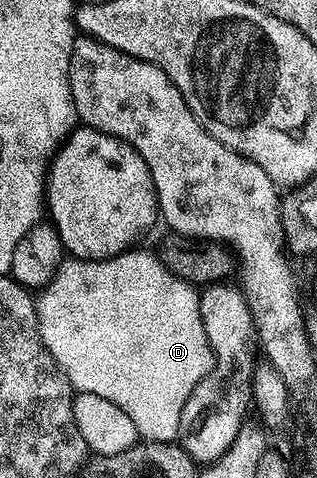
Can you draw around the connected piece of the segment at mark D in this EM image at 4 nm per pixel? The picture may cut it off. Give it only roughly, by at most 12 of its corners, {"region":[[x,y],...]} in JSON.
{"region":[[157,253],[63,261],[37,295],[75,391],[173,443],[214,367]]}

